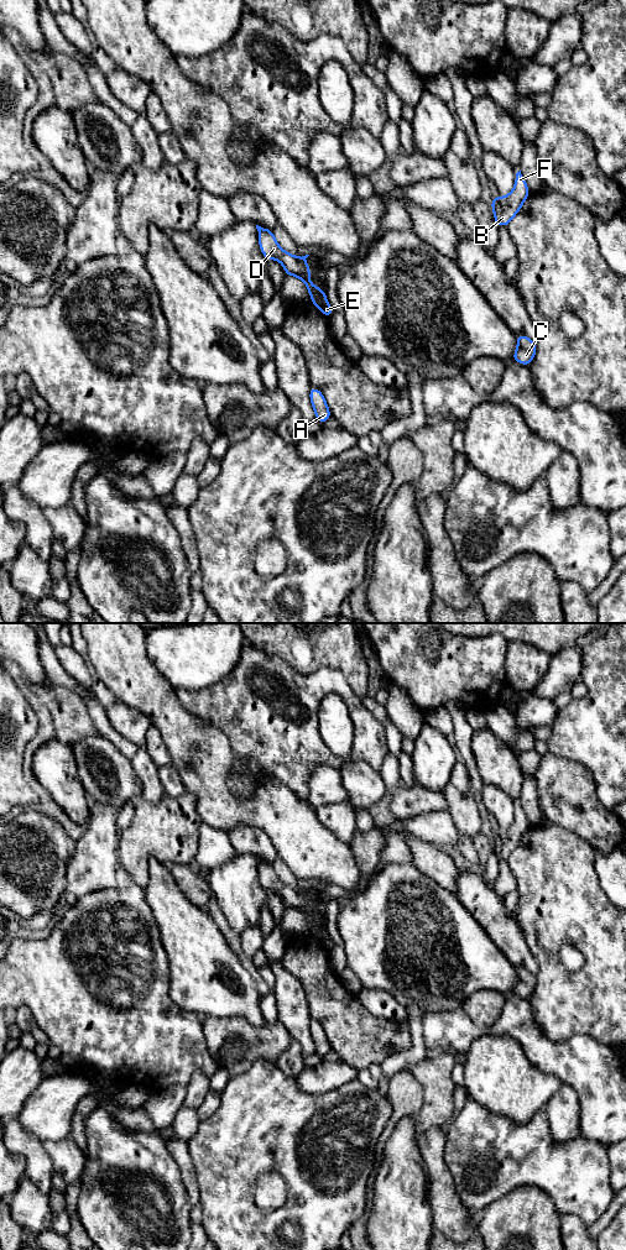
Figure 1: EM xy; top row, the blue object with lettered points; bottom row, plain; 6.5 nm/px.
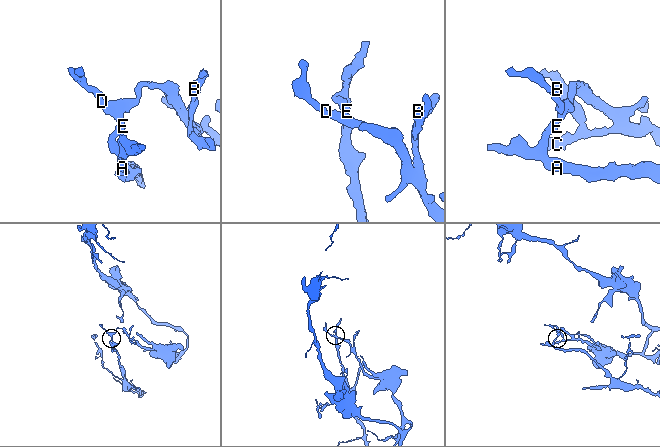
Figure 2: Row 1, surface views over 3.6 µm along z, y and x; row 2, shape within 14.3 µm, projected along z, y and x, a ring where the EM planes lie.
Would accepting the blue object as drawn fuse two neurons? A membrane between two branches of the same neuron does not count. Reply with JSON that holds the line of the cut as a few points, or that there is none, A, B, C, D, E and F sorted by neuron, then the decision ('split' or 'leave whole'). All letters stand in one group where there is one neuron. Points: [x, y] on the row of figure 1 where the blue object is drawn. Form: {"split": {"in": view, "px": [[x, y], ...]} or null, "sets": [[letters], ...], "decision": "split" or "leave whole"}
{"split": {"in": "xy", "px": [[323, 293], [312, 297]]}, "sets": [["A", "E"], ["B", "C", "D", "F"]], "decision": "split"}

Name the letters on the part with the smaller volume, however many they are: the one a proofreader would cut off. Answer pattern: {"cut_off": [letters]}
{"cut_off": ["A", "E"]}

